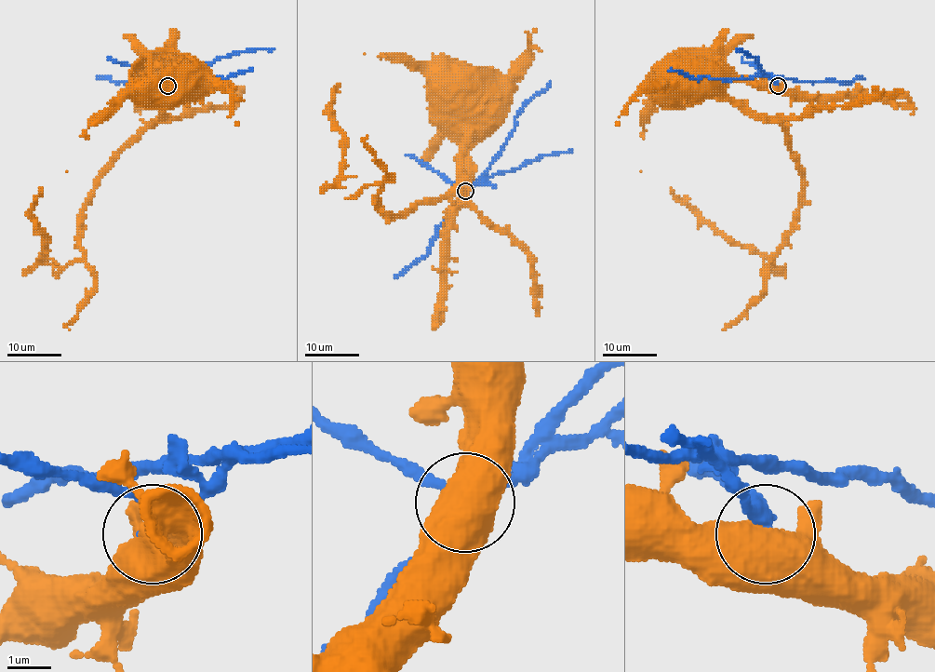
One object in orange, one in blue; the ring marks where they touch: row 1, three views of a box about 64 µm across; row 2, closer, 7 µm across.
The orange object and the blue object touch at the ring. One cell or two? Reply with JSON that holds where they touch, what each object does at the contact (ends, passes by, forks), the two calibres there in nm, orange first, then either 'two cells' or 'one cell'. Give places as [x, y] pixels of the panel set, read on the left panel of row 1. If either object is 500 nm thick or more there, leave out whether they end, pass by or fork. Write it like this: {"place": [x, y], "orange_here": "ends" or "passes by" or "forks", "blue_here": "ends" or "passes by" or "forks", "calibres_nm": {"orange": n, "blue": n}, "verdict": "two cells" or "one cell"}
{"place": [167, 86], "calibres_nm": {"orange": 850, "blue": 320}, "verdict": "two cells"}

